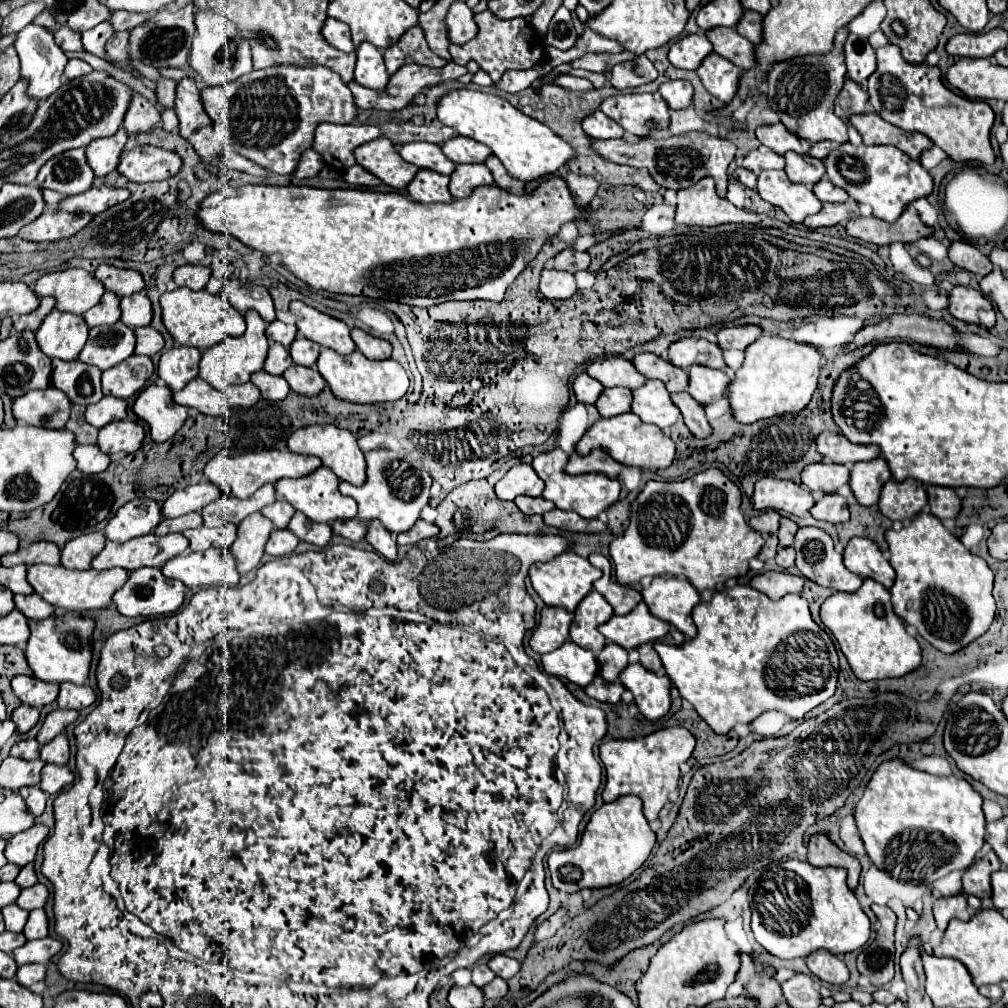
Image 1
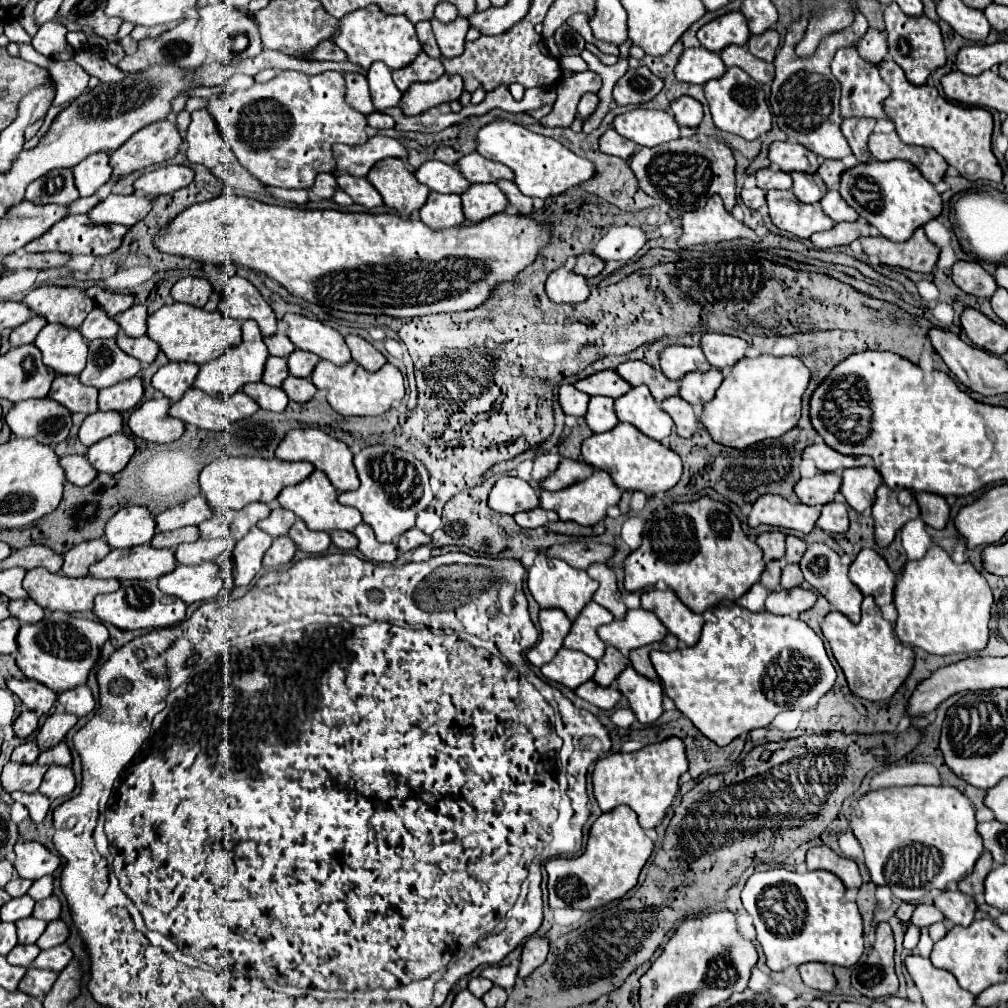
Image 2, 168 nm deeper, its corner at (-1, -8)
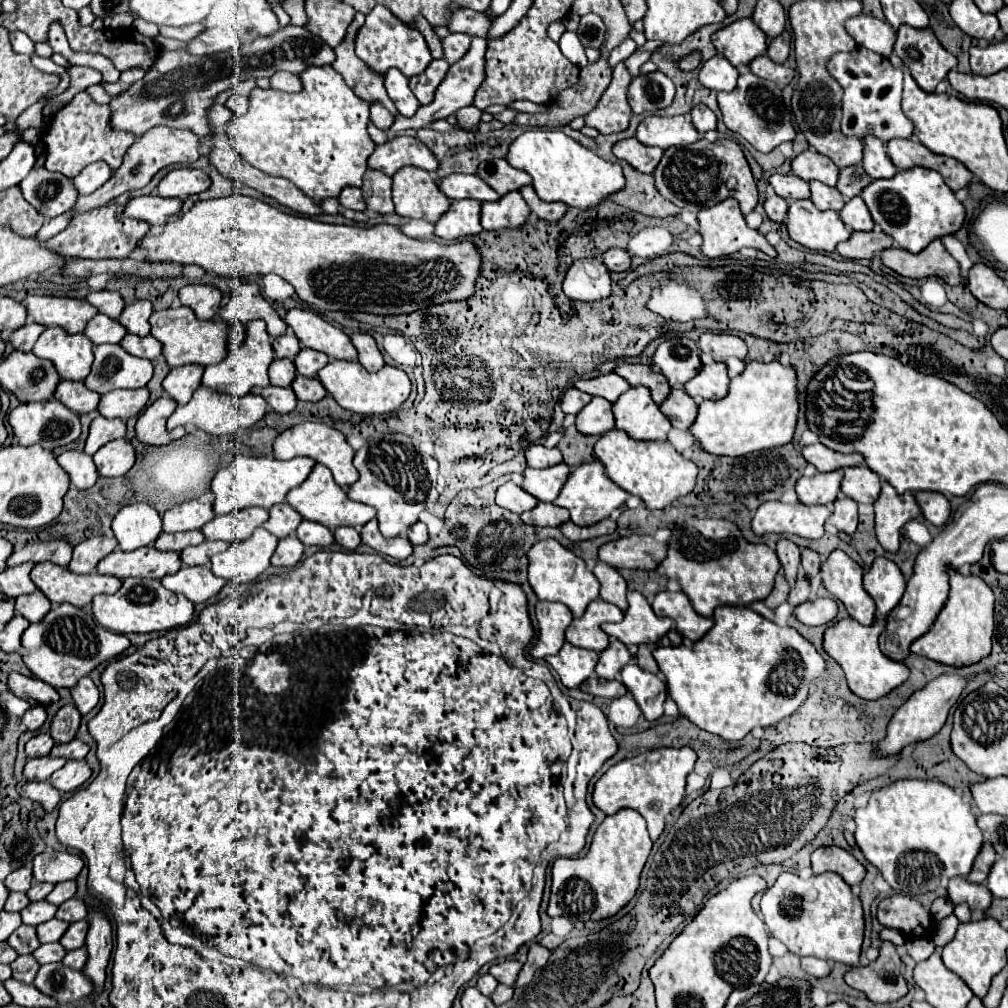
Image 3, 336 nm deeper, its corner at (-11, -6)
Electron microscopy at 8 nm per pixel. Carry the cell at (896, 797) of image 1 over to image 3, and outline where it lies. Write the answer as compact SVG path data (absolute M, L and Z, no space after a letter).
M897 780L875 790L867 806L855 812L855 824L863 856L879 868L895 892L911 898L945 886L953 876L967 876L983 846L971 804L937 780Z

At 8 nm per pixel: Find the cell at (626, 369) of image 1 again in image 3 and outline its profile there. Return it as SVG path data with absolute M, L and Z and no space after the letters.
M615 372L611 374L603 374L591 380L577 380L575 388L591 394L591 396L603 396L609 402L615 402L625 390L629 390L629 384Z

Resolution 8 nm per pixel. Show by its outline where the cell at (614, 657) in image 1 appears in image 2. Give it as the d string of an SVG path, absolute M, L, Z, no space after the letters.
M607 646L603 658L597 660L597 672L593 674L593 680L601 686L611 686L615 682L615 678L619 676L619 672L623 672L627 662L629 660L617 648Z

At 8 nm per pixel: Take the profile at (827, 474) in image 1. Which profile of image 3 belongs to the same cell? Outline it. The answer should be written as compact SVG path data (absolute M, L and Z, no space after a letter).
M843 470L837 472L819 472L811 478L801 476L797 480L797 494L803 504L833 504L841 490Z

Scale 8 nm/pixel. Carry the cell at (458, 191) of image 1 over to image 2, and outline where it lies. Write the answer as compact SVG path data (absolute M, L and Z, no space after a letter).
M473 184L467 192L463 192L461 200L463 200L463 212L467 220L473 224L503 212L509 204L507 196L495 184L481 184L481 186Z

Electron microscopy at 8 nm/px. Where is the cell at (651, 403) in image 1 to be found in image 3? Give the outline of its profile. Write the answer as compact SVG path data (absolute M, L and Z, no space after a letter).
M635 386L621 394L619 400L613 404L613 414L615 426L619 430L625 430L635 440L667 440L667 432L671 430L669 418L661 414L659 406L653 402L653 398L649 398L649 390L645 390L645 386Z

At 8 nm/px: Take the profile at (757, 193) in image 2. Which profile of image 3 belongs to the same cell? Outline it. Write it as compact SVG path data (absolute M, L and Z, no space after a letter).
M777 194L767 196L765 202L763 202L763 208L765 208L765 212L767 212L767 216L769 216L771 220L775 220L775 222L785 222L787 202L785 202L781 196L777 196Z

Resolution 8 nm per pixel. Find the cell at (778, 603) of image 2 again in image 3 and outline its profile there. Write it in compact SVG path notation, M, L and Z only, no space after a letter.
M815 598L809 602L801 602L801 606L793 608L793 616L807 624L807 626L819 626L827 624L837 614L837 602L831 598Z

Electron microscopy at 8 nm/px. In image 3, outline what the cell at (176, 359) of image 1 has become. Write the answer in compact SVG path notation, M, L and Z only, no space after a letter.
M187 364L187 366L173 368L163 380L163 390L169 392L177 404L187 404L193 392L197 390L197 386L201 384L203 370L205 368L199 364Z

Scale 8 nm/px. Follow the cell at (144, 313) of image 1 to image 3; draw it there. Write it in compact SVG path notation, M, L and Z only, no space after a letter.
M139 300L135 304L125 306L123 314L119 316L119 322L127 328L129 334L135 336L147 336L151 326L149 326L149 316L153 312L153 306L149 300Z

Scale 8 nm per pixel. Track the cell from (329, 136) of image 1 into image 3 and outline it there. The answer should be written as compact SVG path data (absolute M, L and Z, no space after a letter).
M397 136L387 140L385 144L379 144L375 152L369 156L367 166L381 170L387 176L393 176L403 166L417 166L423 170L437 170L437 160L429 152L429 148L411 136Z

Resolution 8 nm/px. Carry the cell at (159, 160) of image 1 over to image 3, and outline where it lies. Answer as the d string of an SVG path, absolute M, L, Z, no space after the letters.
M175 168L157 186L157 194L165 198L185 198L205 192L211 186L209 176L197 168Z

